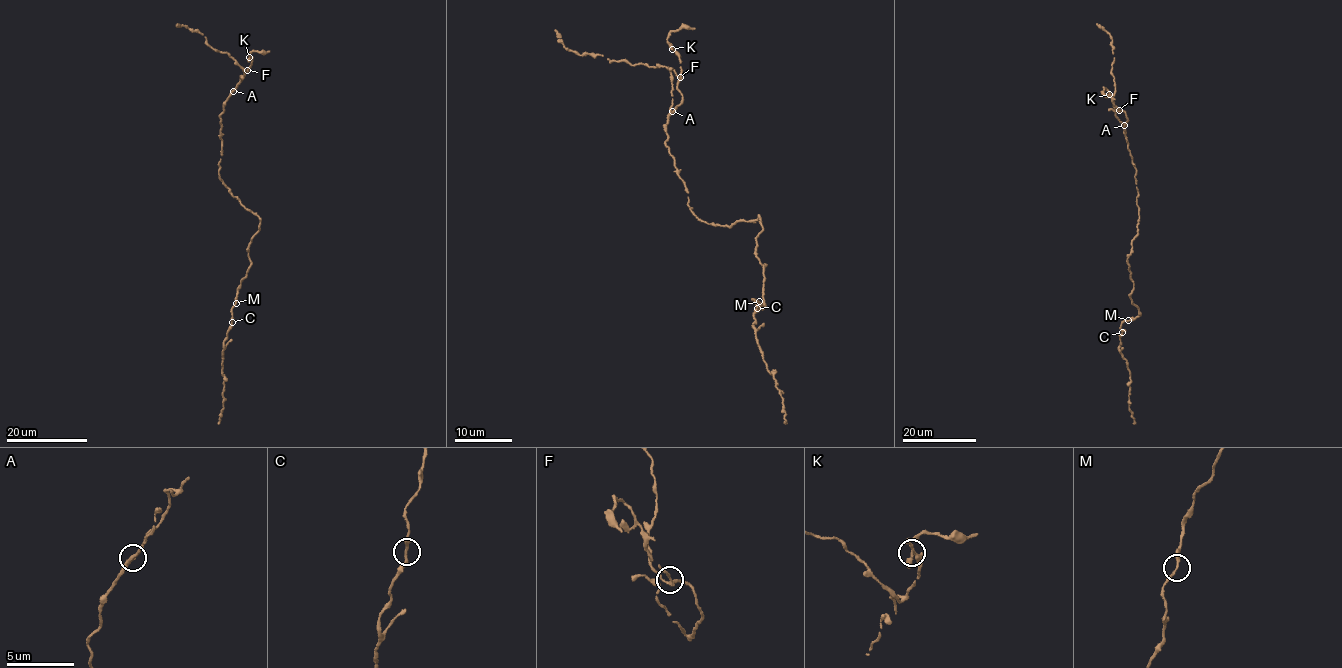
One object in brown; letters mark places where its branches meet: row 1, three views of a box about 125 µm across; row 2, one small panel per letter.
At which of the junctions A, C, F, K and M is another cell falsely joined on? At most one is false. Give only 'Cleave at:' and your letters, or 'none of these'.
Cleave at: none of these

